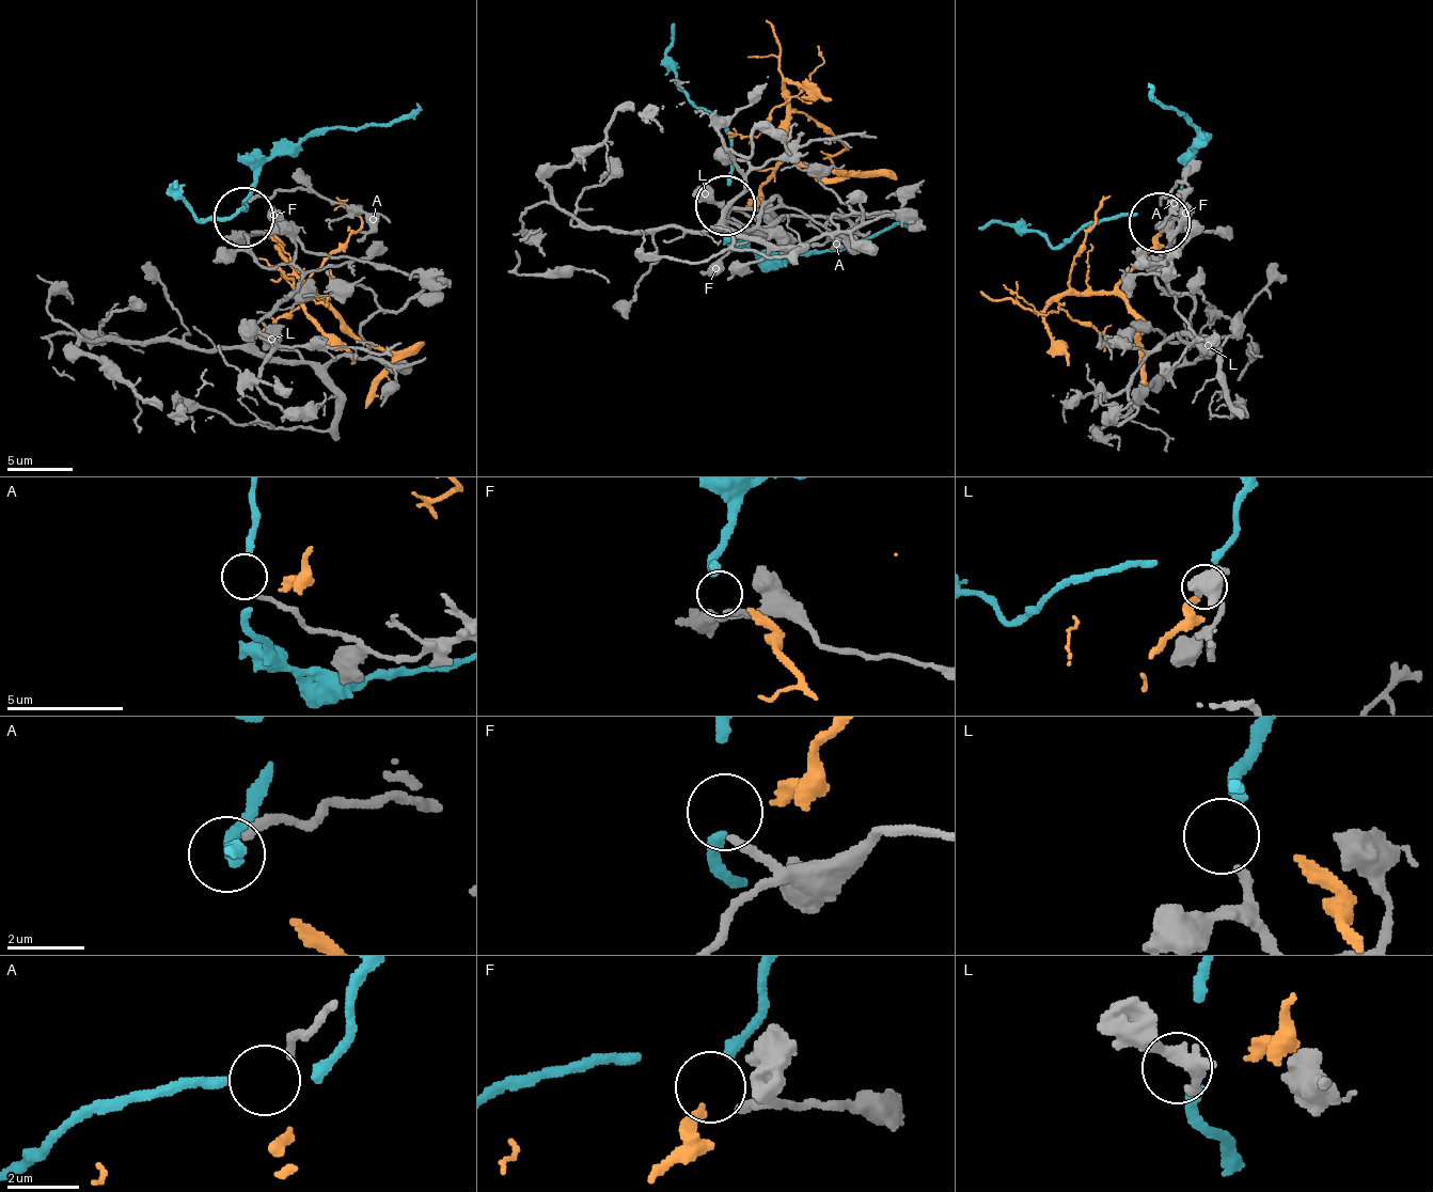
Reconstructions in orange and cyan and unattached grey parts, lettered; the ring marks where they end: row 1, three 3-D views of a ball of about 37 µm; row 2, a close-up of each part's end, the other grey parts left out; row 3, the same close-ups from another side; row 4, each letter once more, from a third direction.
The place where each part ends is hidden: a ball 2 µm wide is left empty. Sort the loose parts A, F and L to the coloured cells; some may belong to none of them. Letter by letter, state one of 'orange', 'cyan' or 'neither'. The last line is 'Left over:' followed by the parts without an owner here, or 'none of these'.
A: neither
F: neither
L: neither
Left over: A, F, L

